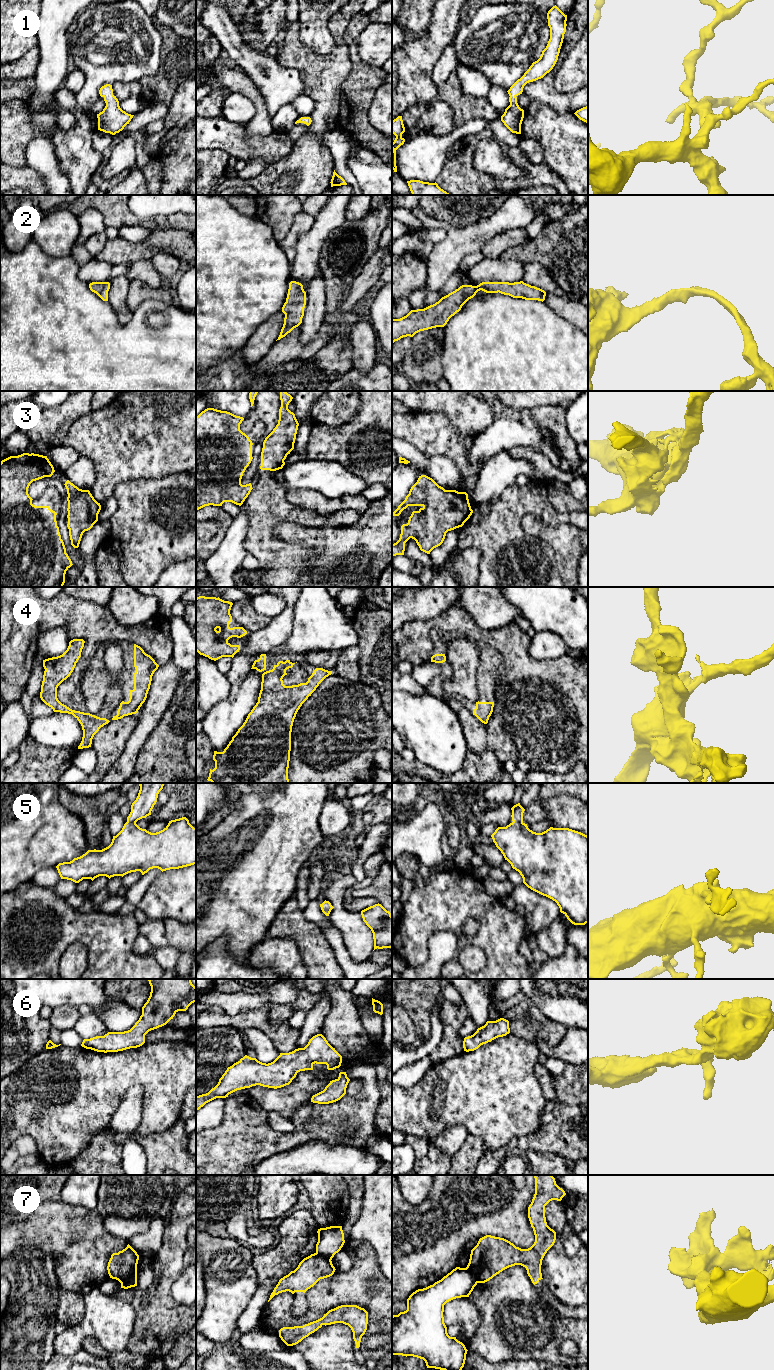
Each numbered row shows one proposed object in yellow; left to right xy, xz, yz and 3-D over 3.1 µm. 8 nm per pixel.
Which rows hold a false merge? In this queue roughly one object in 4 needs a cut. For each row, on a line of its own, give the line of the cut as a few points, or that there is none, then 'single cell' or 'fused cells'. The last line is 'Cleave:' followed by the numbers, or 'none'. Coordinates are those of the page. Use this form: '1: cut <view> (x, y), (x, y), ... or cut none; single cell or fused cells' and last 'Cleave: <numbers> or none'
1: cut none; single cell
2: cut none; single cell
3: cut none; single cell
4: cut none; single cell
5: cut none; single cell
6: cut none; single cell
7: cut xy (136, 1271), (121, 1283); fused cells
Cleave: 7

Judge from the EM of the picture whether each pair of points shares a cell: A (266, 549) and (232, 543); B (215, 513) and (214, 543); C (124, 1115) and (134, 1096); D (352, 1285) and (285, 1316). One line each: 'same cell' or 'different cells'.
A: different cells
B: same cell
C: same cell
D: same cell

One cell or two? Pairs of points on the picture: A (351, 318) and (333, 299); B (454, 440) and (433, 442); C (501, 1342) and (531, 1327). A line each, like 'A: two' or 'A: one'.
A: one
B: one
C: one

